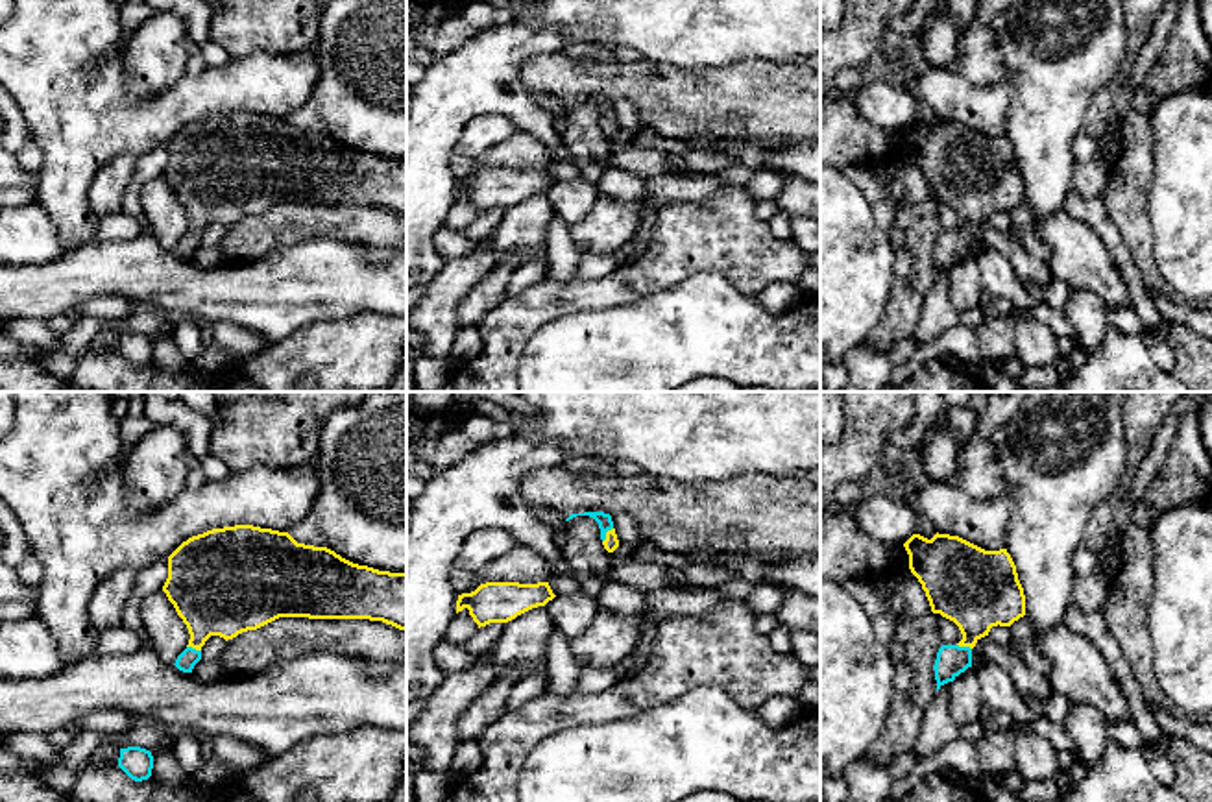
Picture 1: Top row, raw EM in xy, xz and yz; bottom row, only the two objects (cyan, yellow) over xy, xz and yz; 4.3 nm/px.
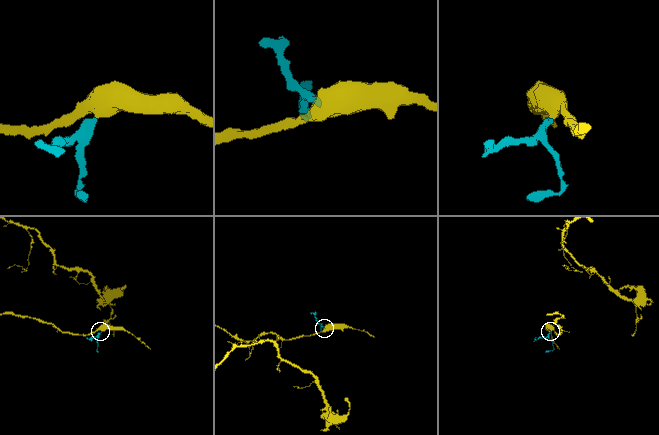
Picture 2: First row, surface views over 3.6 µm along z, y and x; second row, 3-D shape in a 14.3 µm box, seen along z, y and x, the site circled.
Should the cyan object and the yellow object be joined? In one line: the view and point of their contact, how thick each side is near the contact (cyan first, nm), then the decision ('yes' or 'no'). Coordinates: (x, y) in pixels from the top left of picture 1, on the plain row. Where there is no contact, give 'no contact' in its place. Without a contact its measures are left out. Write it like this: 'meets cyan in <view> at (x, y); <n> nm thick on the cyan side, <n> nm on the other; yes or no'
meets cyan in xz at (605, 121); 70 nm thick on the cyan side, 70 nm on the other; yes

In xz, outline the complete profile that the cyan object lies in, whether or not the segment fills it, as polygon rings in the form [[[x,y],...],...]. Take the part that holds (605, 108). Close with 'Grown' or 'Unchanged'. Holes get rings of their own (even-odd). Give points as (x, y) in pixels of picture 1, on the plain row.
[[[584,98],[584,100],[571,100],[565,107],[576,103],[576,102],[589,102],[599,109],[600,115],[600,126],[608,139],[613,139],[619,133],[619,126],[613,115],[613,107],[610,100],[604,98]]]. Grown

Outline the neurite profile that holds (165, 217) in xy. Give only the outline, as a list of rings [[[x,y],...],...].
[[[159,176],[144,183],[139,201],[144,225],[163,248],[176,249],[177,242],[187,235],[190,220],[166,179]]]

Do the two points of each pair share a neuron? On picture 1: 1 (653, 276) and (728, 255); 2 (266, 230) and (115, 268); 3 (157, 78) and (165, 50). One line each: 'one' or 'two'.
1: one
2: two
3: one

